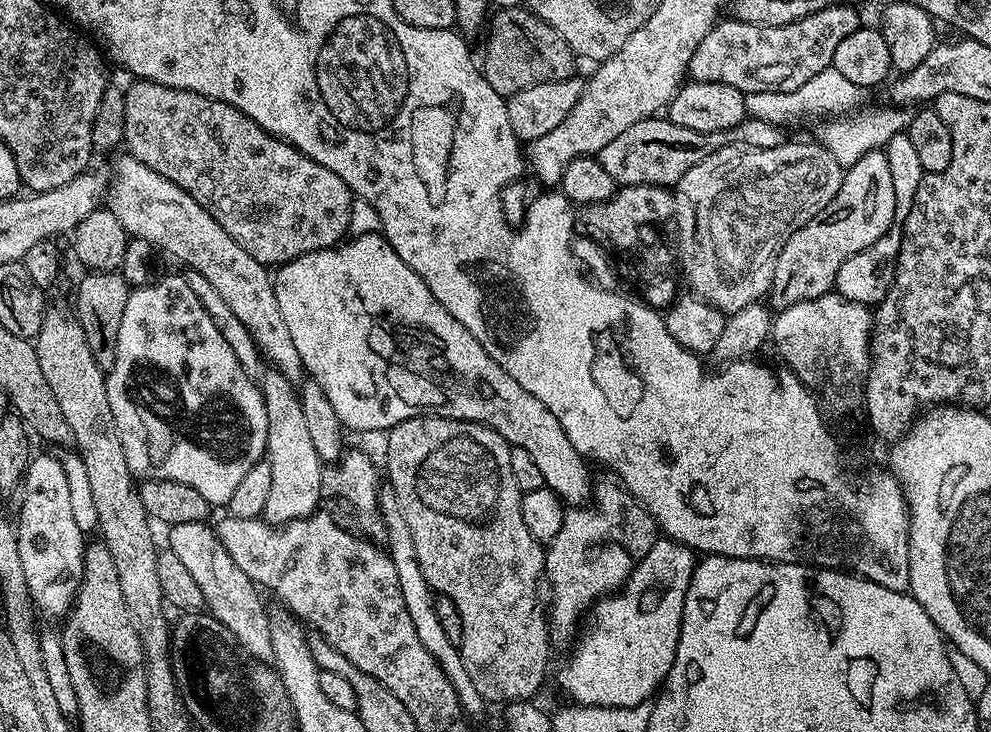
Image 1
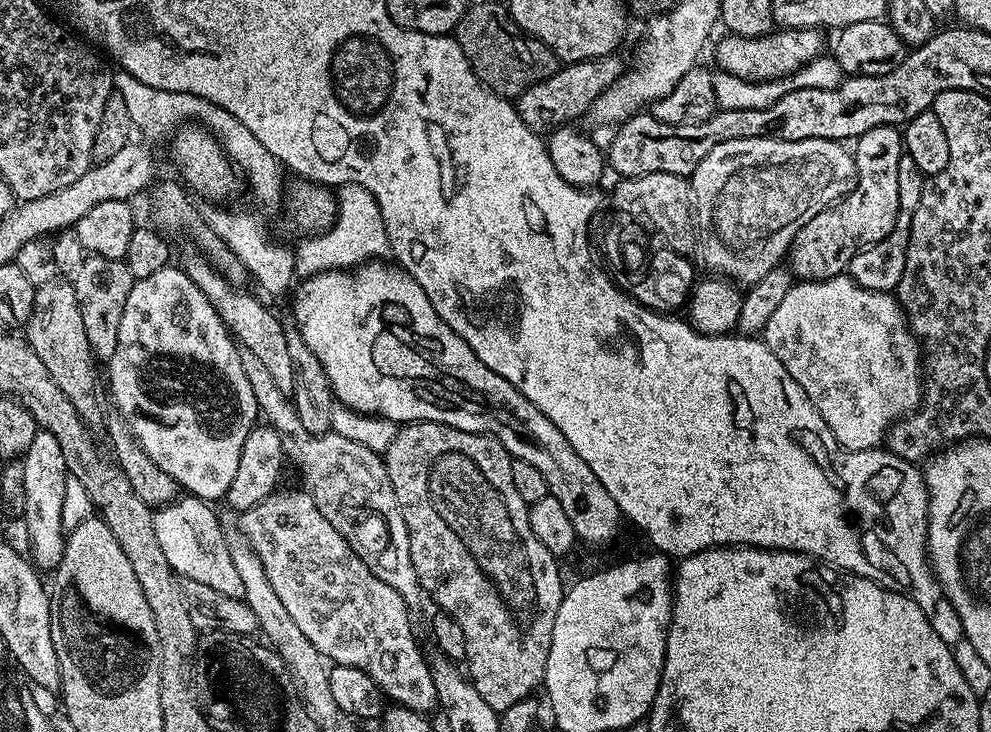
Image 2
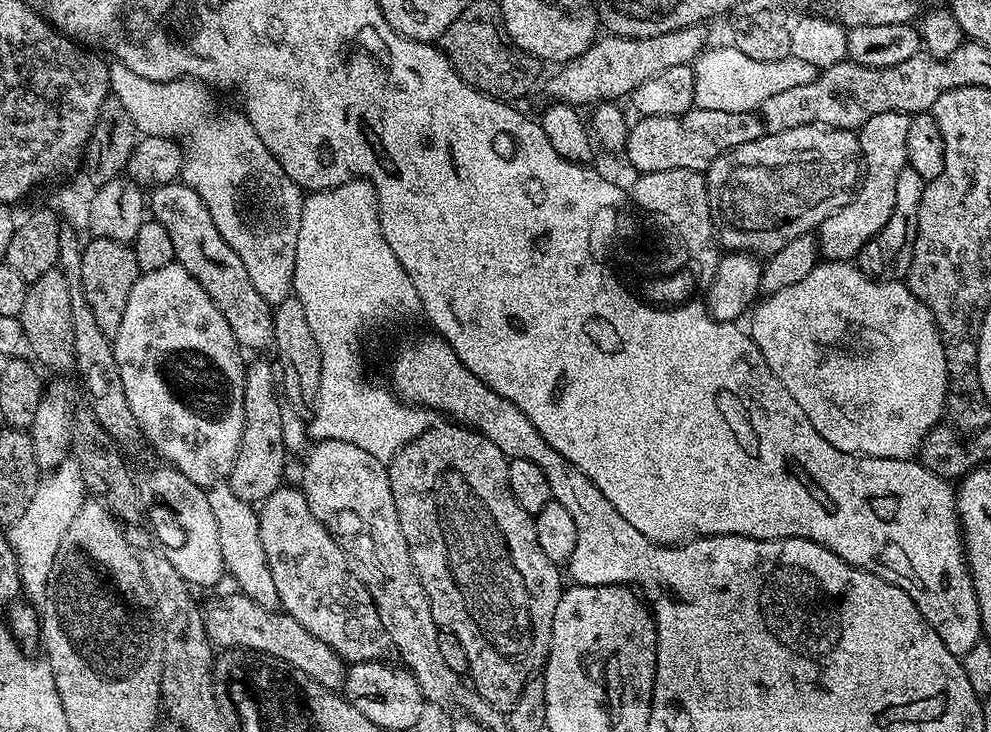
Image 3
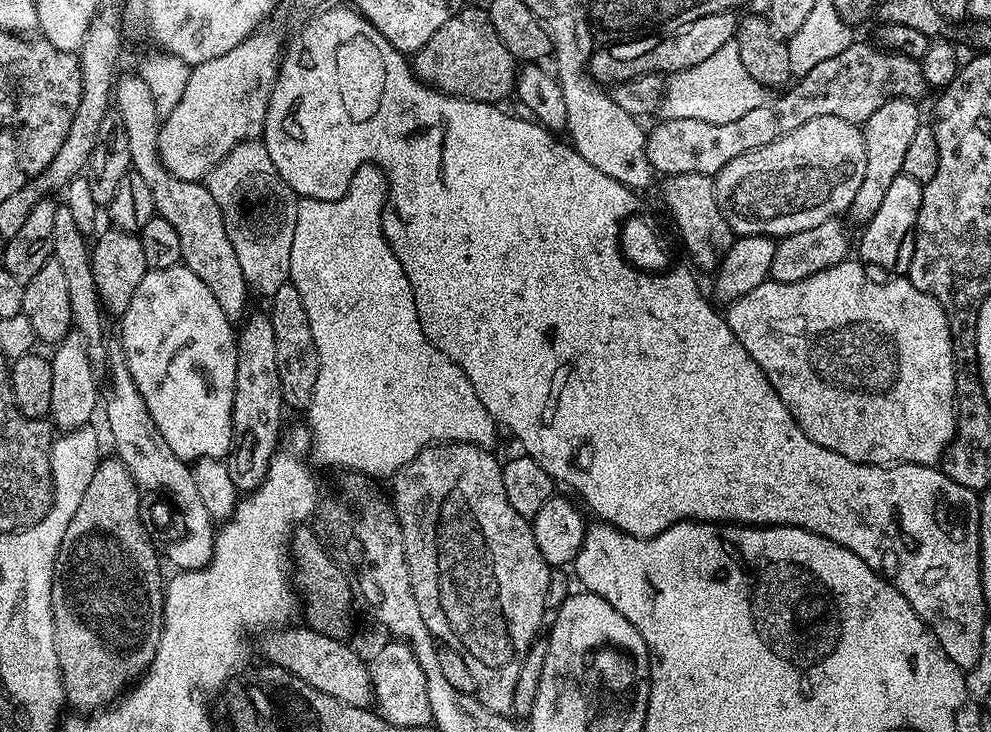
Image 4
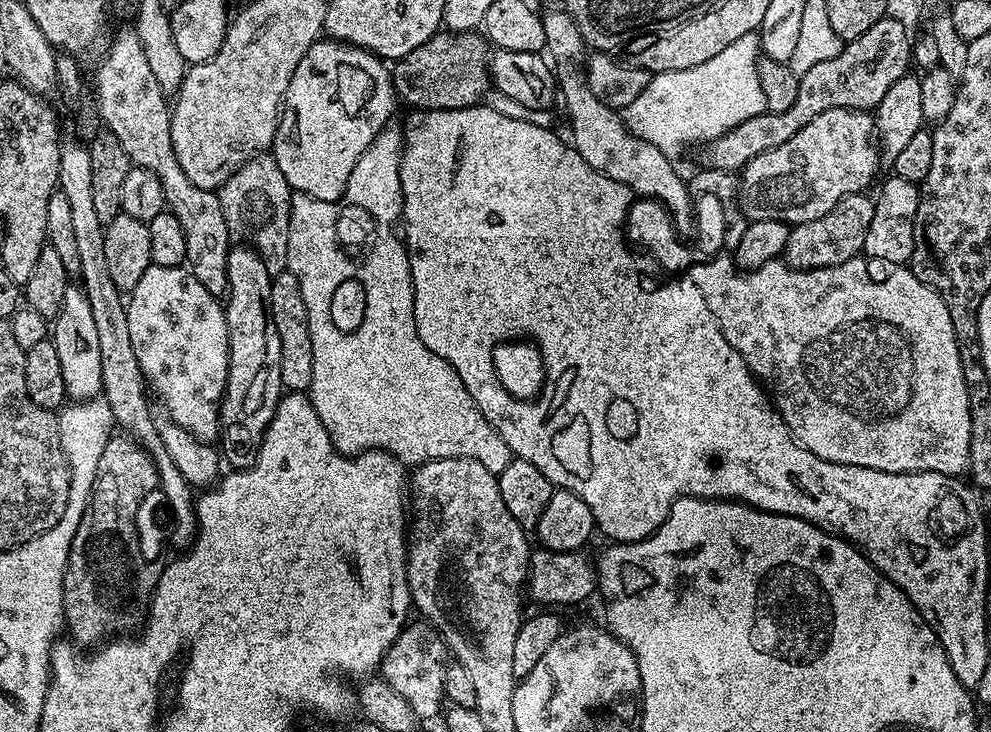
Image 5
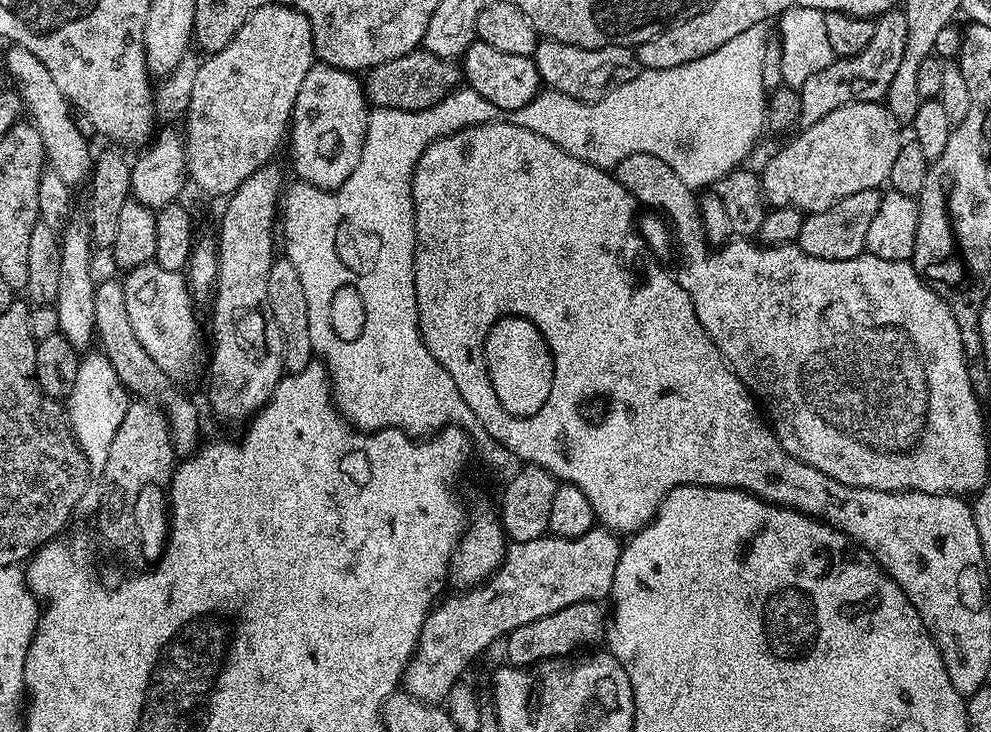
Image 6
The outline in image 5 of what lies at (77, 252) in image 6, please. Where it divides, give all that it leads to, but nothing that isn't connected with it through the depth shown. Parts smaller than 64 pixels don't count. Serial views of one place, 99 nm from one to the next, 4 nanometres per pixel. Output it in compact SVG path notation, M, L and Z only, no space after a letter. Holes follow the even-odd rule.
M69 286L66 290L66 298L50 328L50 339L58 350L67 399L72 402L93 399L102 389L102 354L98 347L98 330L83 287Z

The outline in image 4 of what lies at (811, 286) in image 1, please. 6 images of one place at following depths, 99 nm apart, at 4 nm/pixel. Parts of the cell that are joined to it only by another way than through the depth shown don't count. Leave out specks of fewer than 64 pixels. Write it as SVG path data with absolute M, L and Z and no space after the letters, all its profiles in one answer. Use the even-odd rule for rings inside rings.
M897 98L886 102L886 106L878 106L878 110L874 110L874 114L864 121L862 131L866 142L866 174L862 178L862 186L858 186L858 194L854 194L850 209L850 216L859 222L867 222L874 218L874 214L878 214L878 206L882 206L890 182L902 174L902 157L910 147L910 138L914 138L914 133L922 127L920 106L915 100Z

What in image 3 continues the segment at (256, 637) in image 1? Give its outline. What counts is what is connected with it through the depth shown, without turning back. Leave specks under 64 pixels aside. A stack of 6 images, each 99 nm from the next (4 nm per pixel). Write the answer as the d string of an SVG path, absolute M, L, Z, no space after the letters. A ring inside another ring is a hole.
M161 463L159 467L150 469L144 480L142 476L143 495L153 496L158 503L165 504L176 515L177 526L184 531L184 541L177 548L164 548L166 558L170 558L174 570L182 574L189 586L208 588L220 579L225 579L226 573L222 562L222 546L218 543L218 526L214 522L214 513L210 511L207 491L190 482L186 474L182 474L172 465Z

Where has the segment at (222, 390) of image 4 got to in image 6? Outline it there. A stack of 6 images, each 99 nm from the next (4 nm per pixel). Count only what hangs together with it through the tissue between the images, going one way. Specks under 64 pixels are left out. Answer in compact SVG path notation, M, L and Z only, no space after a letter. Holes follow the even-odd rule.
M154 262L133 268L125 276L126 311L130 313L130 322L134 326L134 334L138 334L138 342L142 342L146 354L154 358L156 365L169 378L186 375L195 366L196 355L200 352L200 324L196 321L198 308L188 289L187 279L179 272L162 270Z

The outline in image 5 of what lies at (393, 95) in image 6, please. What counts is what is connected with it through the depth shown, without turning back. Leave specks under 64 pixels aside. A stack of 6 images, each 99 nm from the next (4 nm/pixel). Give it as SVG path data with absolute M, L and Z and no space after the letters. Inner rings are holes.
M442 30L410 54L404 55L400 60L395 61L392 73L392 85L395 86L397 99L410 106L416 107L419 111L432 111L434 109L462 109L475 107L481 100L480 95L487 88L490 88L490 77L488 74L488 61L490 59L490 48L485 37L471 32L451 33Z

